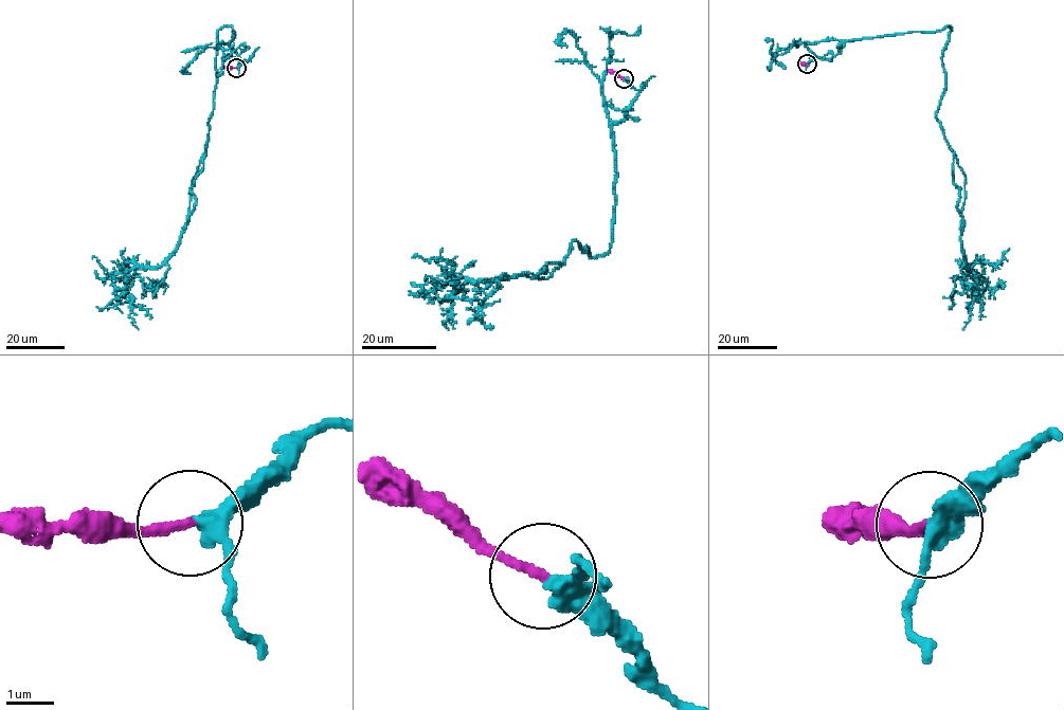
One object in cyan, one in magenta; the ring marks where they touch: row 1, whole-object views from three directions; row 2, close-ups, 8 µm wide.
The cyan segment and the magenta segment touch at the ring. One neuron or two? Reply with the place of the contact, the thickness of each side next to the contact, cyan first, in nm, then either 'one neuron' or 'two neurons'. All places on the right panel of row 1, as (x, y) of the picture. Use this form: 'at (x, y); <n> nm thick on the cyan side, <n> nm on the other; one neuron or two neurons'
at (807, 64); 360 nm thick on the cyan side, 200 nm on the other; one neuron

